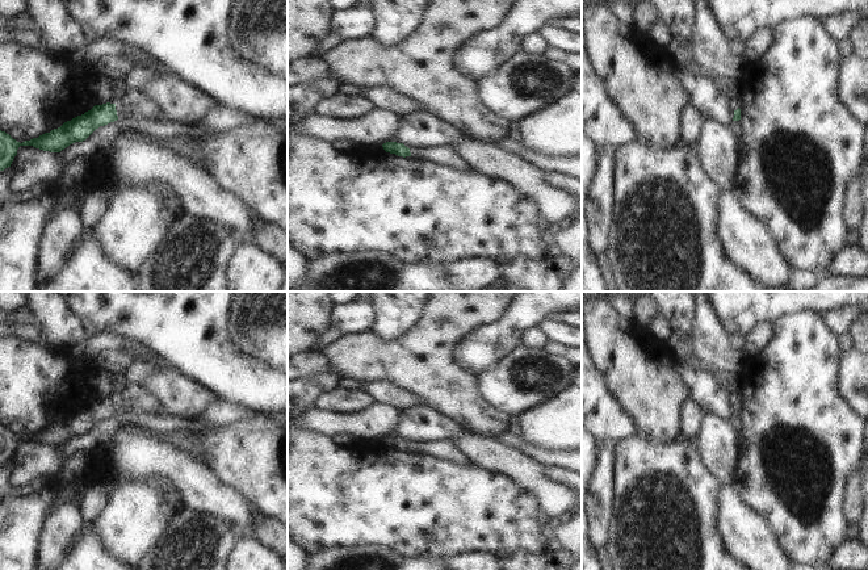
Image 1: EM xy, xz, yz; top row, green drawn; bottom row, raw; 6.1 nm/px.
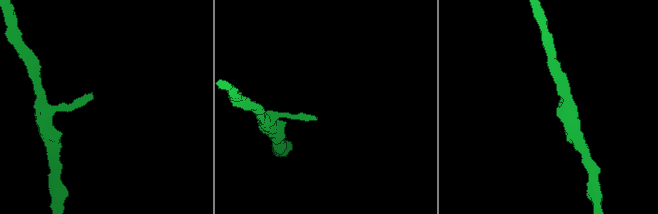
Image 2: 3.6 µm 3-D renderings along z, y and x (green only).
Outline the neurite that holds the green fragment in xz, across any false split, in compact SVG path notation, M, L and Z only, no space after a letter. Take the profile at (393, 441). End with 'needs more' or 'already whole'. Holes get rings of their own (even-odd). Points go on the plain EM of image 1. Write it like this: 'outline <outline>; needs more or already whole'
outline M386 436L382 441L386 447L398 450L406 452L412 449L418 453L424 453L457 465L473 465L473 462L453 445L452 440L415 441L410 444L403 437Z; needs more

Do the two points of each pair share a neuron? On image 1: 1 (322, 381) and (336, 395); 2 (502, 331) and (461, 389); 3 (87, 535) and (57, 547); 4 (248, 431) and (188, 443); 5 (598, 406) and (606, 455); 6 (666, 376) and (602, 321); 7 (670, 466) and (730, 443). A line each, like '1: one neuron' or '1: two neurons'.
1: two neurons
2: two neurons
3: two neurons
4: two neurons
5: two neurons
6: one neuron
7: two neurons

